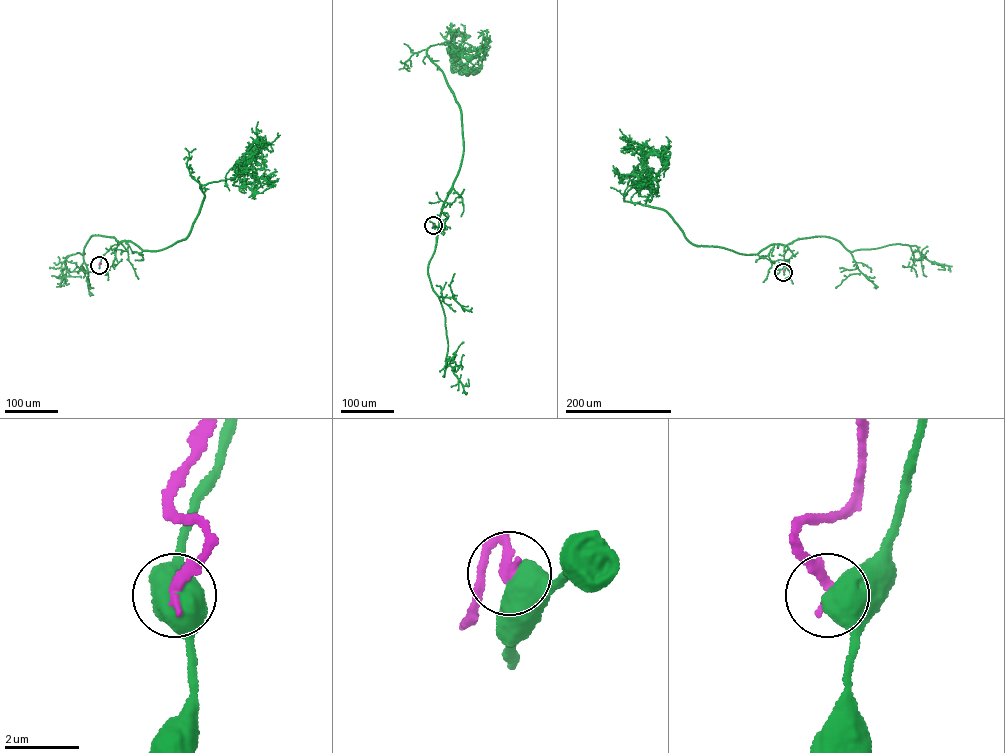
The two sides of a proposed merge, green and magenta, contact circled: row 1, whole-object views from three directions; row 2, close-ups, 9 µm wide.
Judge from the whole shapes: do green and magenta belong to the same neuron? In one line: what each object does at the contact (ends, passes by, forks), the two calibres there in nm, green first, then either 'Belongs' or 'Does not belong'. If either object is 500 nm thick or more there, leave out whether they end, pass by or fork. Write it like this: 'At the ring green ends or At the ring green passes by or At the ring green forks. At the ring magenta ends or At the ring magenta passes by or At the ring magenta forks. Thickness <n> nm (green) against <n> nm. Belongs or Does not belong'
Thickness 800 nm (green) against 240 nm. Does not belong

